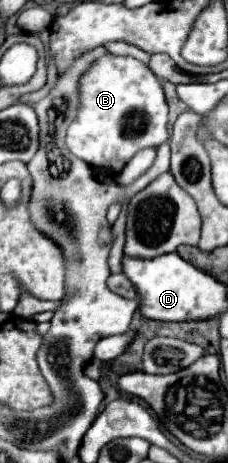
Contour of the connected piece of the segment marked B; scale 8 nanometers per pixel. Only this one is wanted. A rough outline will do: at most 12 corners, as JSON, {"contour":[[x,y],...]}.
{"contour":[[129,56],[81,78],[67,148],[119,174],[167,142],[161,80]]}

